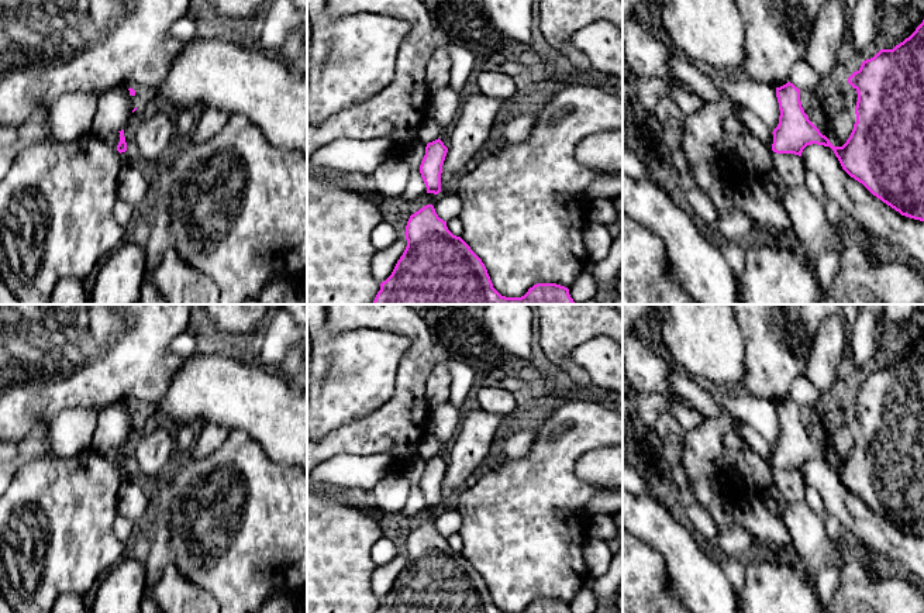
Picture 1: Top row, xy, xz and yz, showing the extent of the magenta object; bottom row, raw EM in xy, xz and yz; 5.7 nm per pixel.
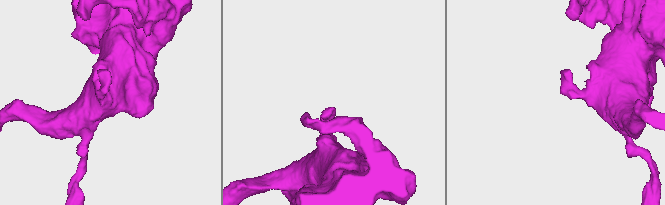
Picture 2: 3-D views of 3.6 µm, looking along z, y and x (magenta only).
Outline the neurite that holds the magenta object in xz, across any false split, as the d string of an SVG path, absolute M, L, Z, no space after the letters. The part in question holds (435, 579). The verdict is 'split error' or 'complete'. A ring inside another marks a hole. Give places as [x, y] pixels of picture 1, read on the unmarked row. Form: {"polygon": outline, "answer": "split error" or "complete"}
{"polygon": "M432 520L410 531L404 550L407 562L376 613L506 613L493 603L482 575L448 545Z", "answer": "complete"}

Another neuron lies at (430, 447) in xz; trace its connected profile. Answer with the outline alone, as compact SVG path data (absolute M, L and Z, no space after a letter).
M427 433L418 447L418 455L424 459L432 458L439 454L441 447L442 445L437 437L432 433Z

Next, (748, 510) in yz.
M741 496L734 502L734 523L745 527L756 541L769 540L779 548L794 548L783 519L768 512L759 496Z

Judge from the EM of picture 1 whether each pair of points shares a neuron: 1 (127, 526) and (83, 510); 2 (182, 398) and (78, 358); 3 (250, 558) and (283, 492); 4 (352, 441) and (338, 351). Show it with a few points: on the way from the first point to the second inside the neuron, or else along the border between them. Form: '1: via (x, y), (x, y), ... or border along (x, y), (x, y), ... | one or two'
1: border along (117, 513), (113, 522), (113, 534), (123, 544) | two
2: border along (183, 364), (172, 376), (166, 392), (154, 407) | two
3: via (250, 541), (250, 537), (278, 509) | one
4: border along (379, 406), (338, 426), (321, 438) | two

